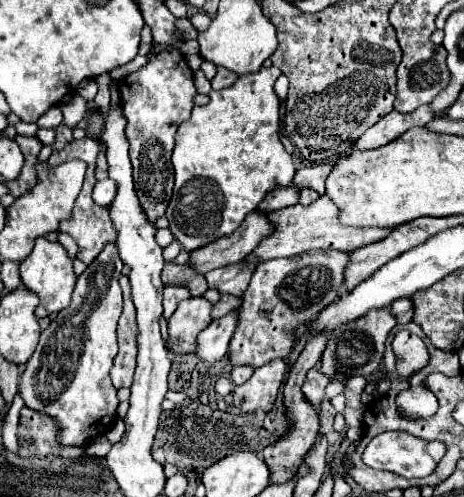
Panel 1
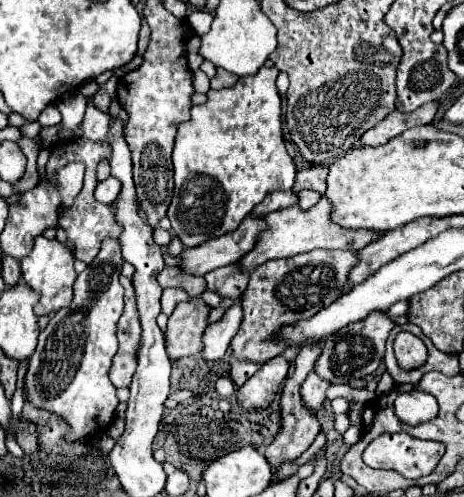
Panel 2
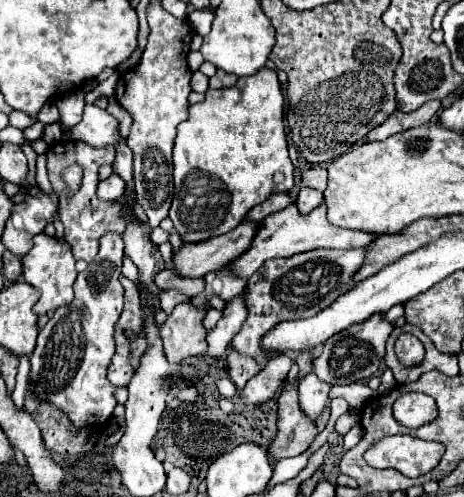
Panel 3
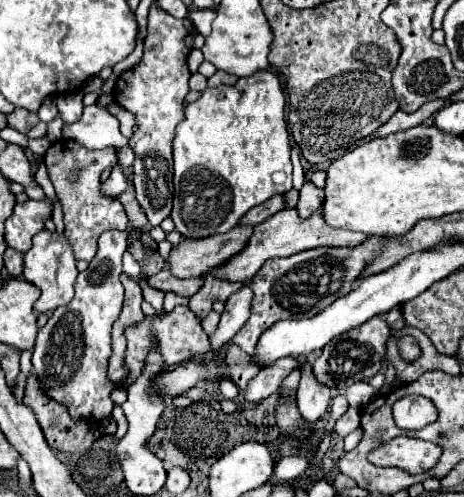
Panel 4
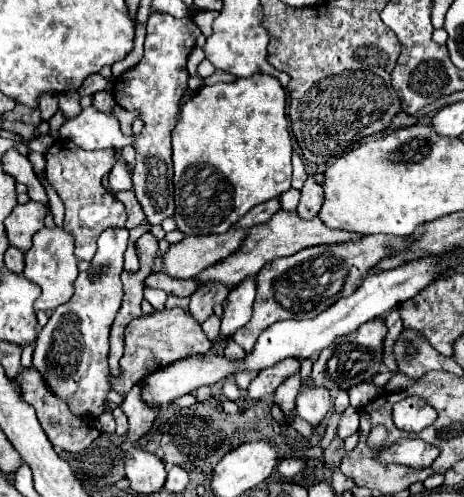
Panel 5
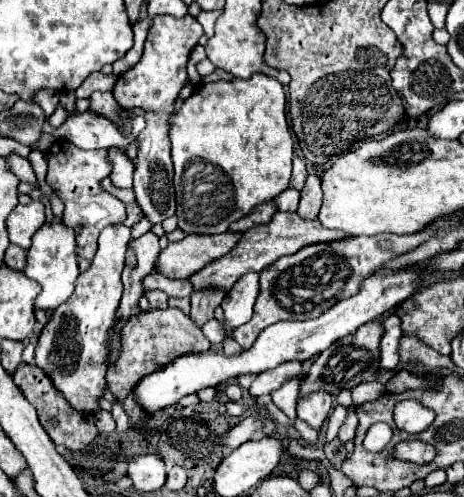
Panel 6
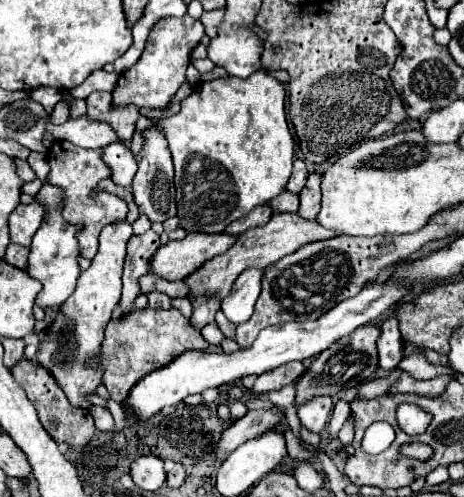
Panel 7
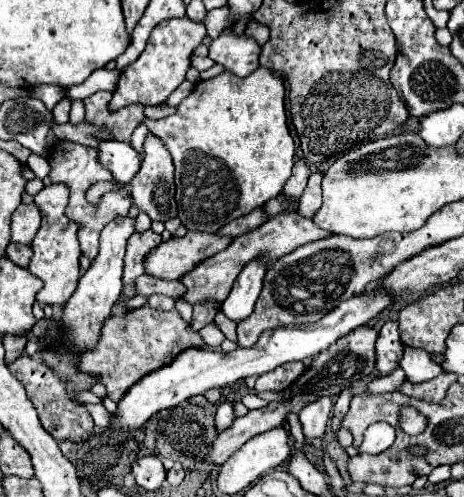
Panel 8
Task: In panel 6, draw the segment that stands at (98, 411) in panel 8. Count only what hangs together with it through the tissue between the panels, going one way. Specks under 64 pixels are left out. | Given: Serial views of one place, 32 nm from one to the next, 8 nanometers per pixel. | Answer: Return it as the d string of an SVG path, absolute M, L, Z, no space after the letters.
M100 410L100 412L94 412L94 420L96 420L96 428L100 432L112 432L116 428L114 424L114 418L108 410Z

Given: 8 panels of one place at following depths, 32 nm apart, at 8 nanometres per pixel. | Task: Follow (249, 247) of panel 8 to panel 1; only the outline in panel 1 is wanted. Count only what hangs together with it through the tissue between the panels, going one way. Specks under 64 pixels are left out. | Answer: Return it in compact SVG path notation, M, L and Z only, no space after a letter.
M320 196L314 204L306 206L288 206L282 210L276 210L268 214L268 220L272 224L272 234L264 236L264 240L256 246L252 254L246 256L246 262L250 260L272 260L272 258L290 258L296 254L304 254L316 248L336 248L344 252L352 252L354 248L368 246L376 240L382 240L390 230L388 228L350 228L338 222L338 208L332 204L328 196Z

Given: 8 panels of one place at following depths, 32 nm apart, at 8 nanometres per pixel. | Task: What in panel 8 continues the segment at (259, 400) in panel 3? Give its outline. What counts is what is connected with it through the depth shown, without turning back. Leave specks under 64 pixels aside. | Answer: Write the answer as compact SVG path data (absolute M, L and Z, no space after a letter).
M288 362L288 364L284 364L284 366L278 366L278 368L272 370L272 372L262 374L262 376L256 380L254 390L256 390L256 392L262 392L262 390L282 392L282 390L288 388L304 370L306 370L306 368L304 368L302 362Z

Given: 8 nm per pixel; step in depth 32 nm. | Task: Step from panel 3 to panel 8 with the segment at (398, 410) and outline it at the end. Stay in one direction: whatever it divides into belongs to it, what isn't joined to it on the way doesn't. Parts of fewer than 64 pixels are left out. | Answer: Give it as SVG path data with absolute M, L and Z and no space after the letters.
M402 408L402 430L406 434L420 434L426 426L426 418L414 408Z

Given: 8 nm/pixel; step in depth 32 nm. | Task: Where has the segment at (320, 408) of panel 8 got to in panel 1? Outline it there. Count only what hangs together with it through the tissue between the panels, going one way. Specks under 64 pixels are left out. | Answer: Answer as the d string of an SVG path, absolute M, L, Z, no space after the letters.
M312 368L312 370L308 372L308 376L306 376L306 380L304 380L304 386L302 386L302 392L304 392L306 400L308 400L314 408L318 408L318 406L322 404L322 400L324 400L324 390L326 390L328 384L330 384L330 380L328 380L324 374L320 374L318 368Z

